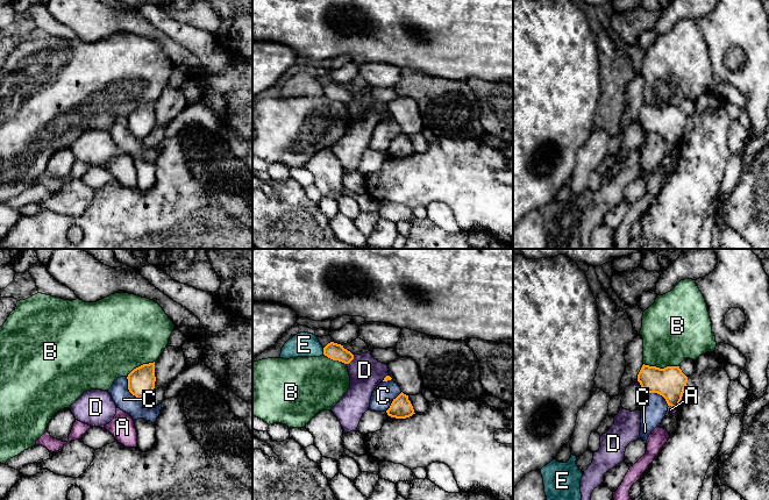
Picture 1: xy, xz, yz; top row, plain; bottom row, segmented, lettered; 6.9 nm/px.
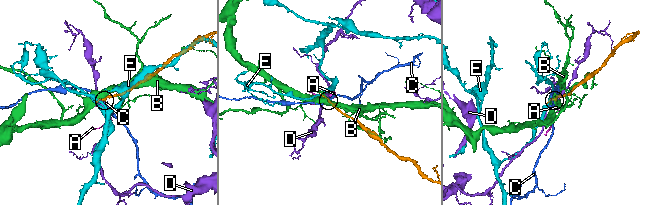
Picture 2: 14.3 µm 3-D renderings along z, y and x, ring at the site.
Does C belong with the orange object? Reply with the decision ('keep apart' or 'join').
keep apart

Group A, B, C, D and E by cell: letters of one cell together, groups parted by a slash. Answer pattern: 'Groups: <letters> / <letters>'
Groups: A / B / C / D / E

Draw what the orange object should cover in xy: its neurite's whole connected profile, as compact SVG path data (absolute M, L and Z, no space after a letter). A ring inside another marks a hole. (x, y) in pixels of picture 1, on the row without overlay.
M155 101L134 108L127 119L129 131L143 141L155 128Z

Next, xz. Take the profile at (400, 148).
M403 131L396 138L393 138L386 152L389 156L396 158L406 158L415 153L413 145L408 140L408 135L404 134Z

